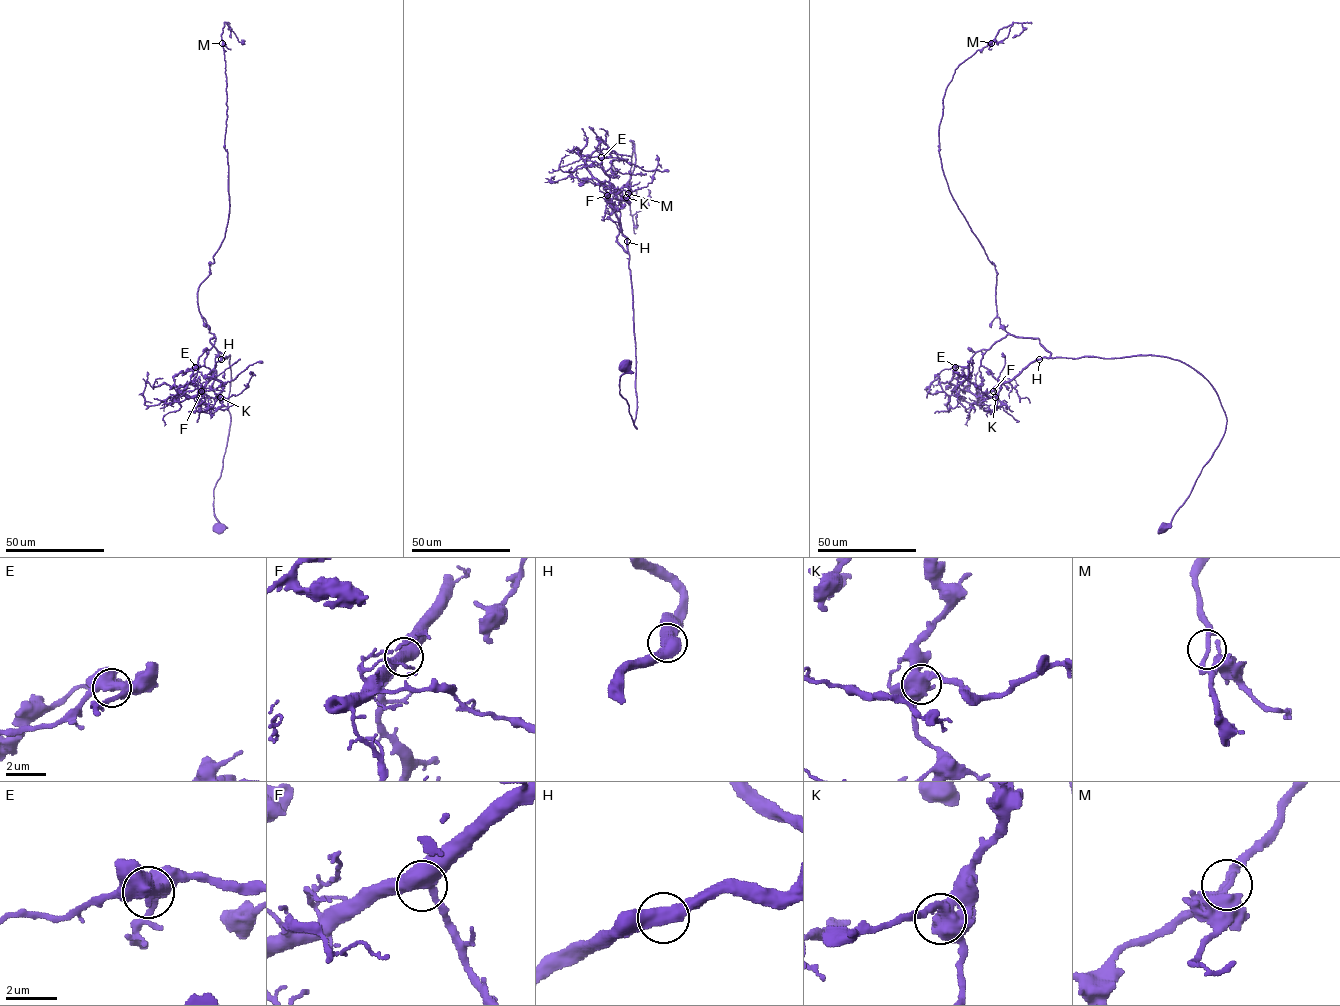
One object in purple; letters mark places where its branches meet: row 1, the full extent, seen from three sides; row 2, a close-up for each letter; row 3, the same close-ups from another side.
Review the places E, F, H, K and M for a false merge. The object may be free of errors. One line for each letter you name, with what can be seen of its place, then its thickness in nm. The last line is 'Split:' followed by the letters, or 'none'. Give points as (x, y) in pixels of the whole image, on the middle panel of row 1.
Split: none

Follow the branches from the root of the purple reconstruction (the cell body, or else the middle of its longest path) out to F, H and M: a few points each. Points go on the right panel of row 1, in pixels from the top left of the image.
F: (1162, 528), (1189, 494), (1225, 430), (1218, 395), (1199, 372), (1153, 355), (1042, 357), (993, 391)
H: (1162, 528), (1170, 522), (1189, 494), (1224, 433), (1226, 417), (1212, 385), (1192, 368), (1166, 357), (1039, 359)
M: (1162, 528), (1225, 412), (1179, 361), (1051, 358), (1000, 324), (995, 266), (939, 153), (945, 89), (991, 43)

